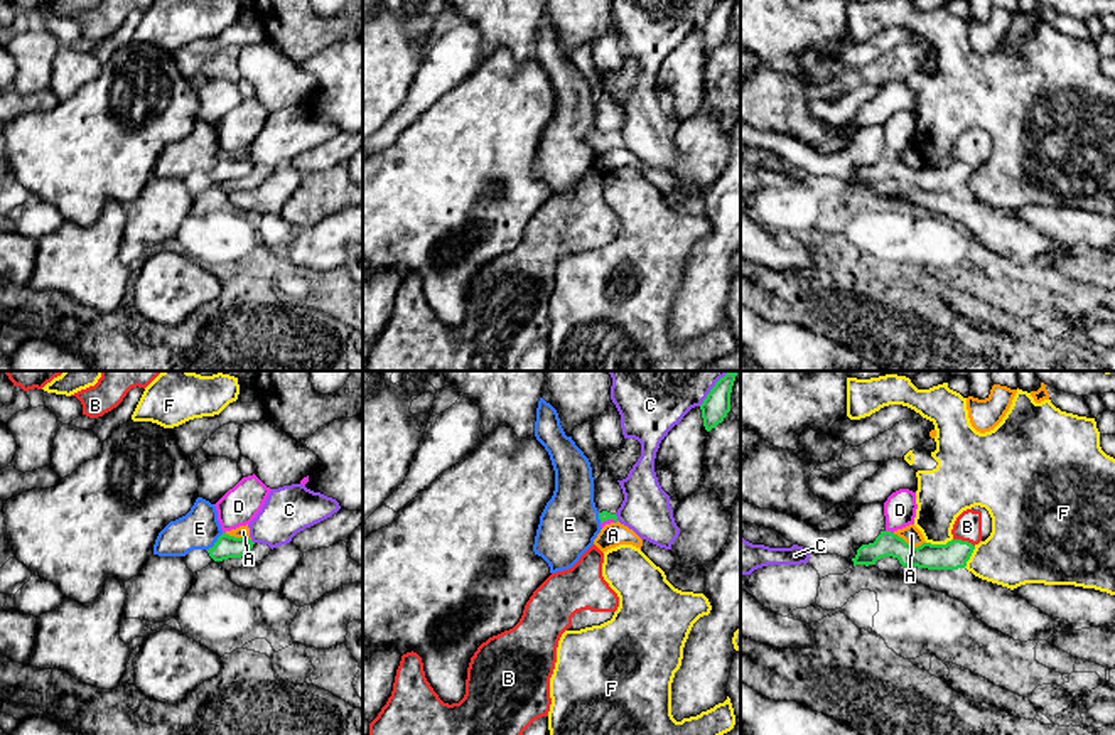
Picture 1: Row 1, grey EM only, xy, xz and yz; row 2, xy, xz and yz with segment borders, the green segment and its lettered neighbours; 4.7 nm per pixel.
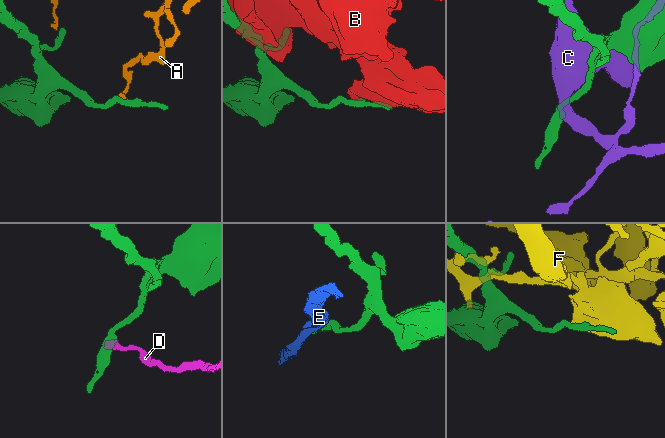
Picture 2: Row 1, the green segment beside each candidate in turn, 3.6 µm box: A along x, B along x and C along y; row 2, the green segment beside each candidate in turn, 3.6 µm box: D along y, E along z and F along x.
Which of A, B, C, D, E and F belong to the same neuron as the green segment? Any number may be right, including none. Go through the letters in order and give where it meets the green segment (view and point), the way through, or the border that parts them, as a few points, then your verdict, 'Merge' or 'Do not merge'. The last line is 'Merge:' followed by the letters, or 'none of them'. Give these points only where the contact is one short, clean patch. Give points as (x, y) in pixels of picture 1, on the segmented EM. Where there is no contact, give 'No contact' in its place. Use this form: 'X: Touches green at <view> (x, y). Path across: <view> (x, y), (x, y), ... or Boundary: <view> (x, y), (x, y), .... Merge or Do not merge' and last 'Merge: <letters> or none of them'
A: Touches green at yz (910, 545). Do not merge
B: Touches green at yz (964, 541). Do not merge
C: Touches green at xz (714, 386). Do not merge
D: Touches green at yz (889, 531). Boundary: yz (886, 530), (893, 533). Do not merge
E: Touches green at xy (215, 543). Do not merge
F: Touches green at yz (938, 545). Do not merge
Merge: none of them

